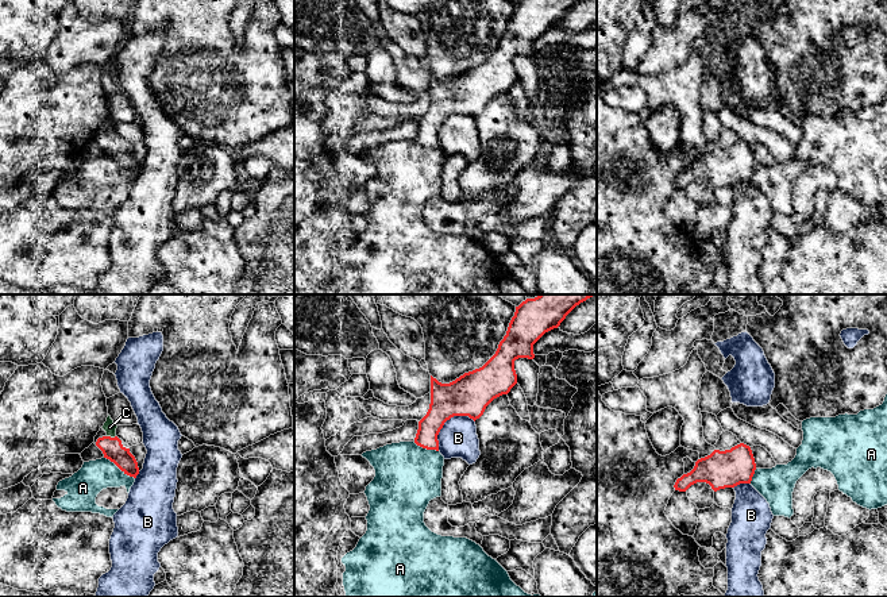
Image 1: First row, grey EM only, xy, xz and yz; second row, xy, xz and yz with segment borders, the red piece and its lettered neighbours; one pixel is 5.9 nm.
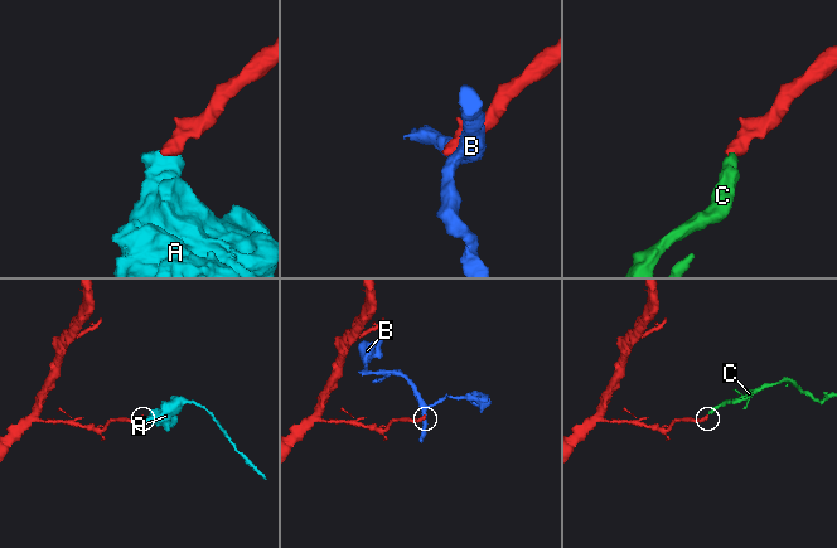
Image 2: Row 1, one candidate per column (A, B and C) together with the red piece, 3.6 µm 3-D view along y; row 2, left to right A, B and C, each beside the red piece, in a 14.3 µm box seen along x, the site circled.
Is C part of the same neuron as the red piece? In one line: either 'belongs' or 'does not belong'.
belongs

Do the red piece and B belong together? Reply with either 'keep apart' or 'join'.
keep apart

